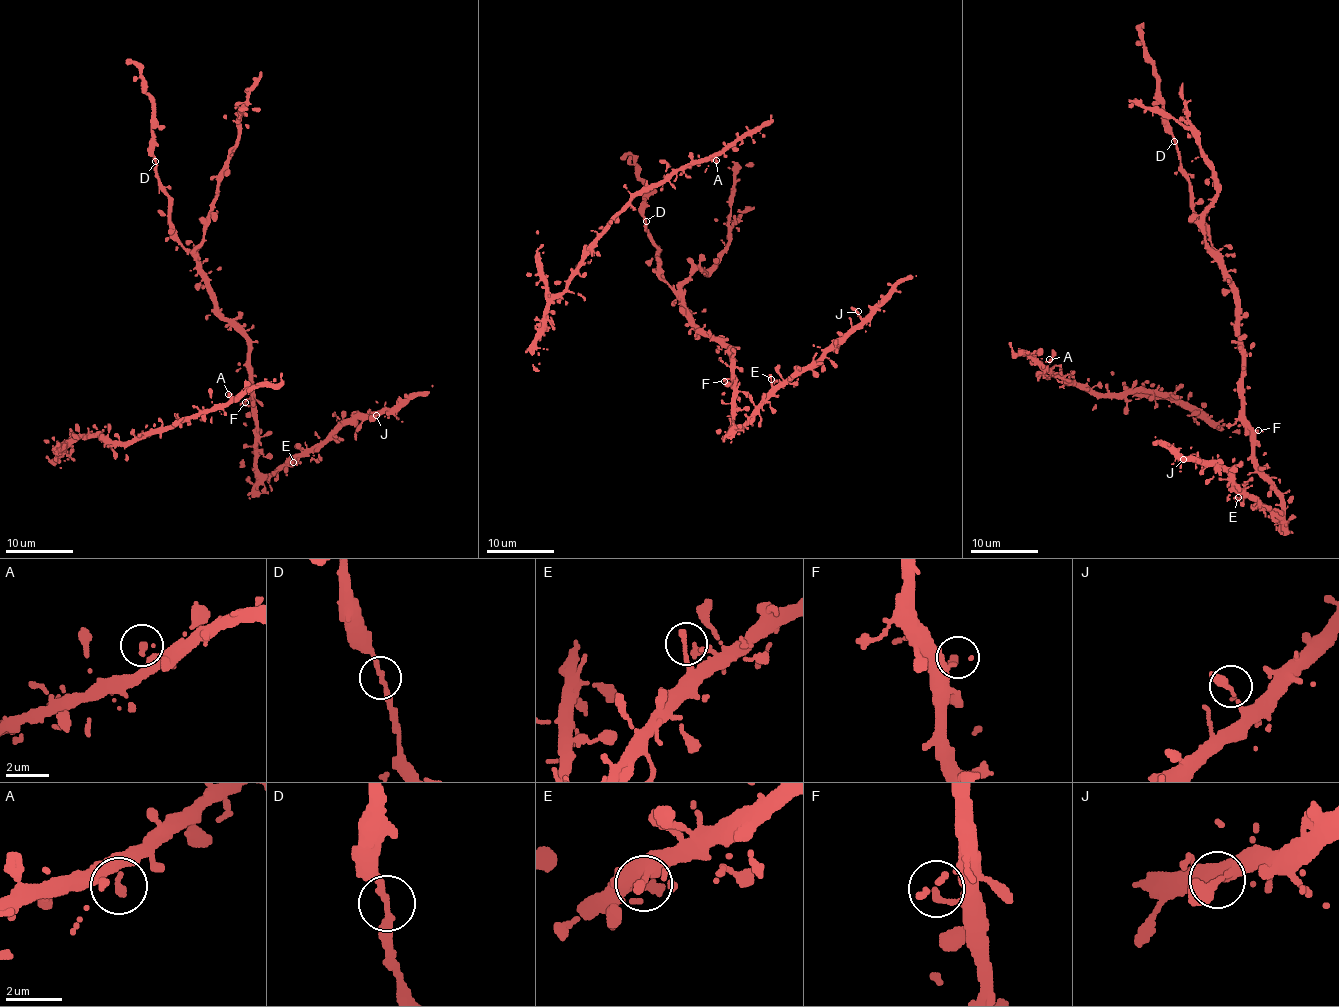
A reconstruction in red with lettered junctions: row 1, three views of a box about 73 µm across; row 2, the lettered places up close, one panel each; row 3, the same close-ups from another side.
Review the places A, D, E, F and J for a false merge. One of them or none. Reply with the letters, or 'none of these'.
none of these

